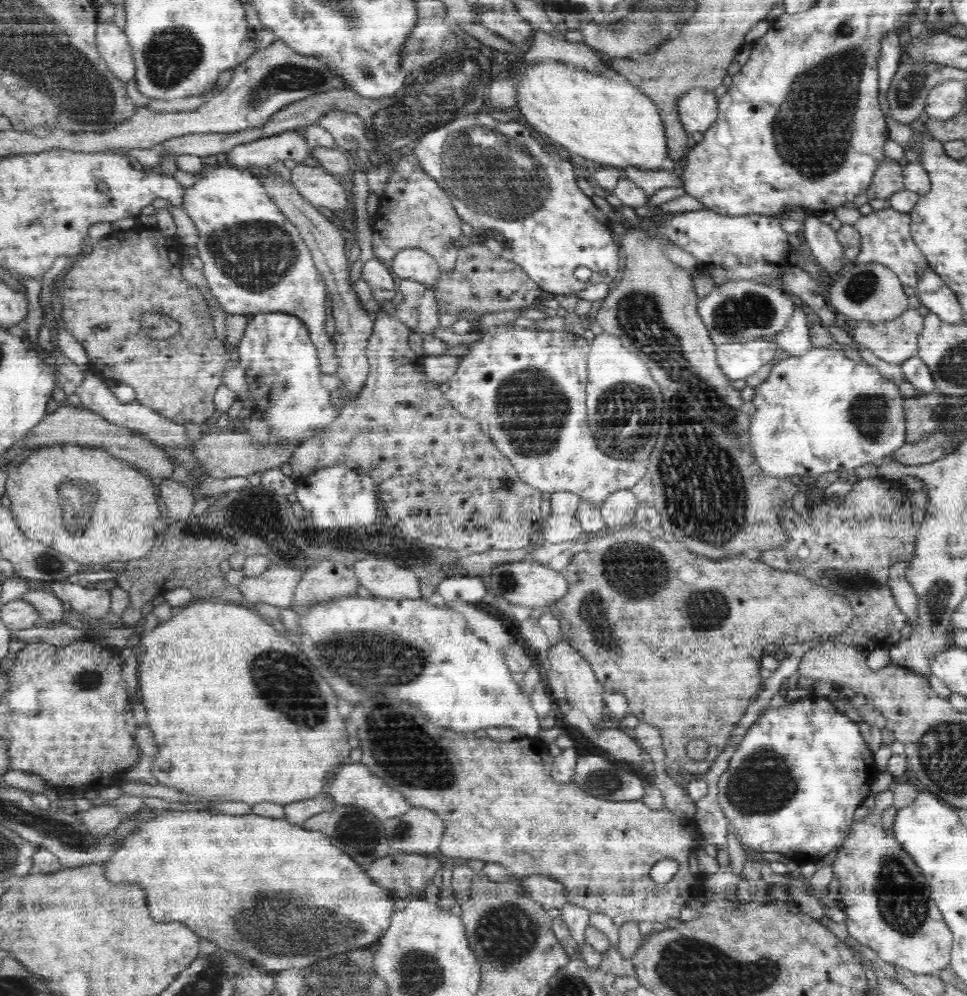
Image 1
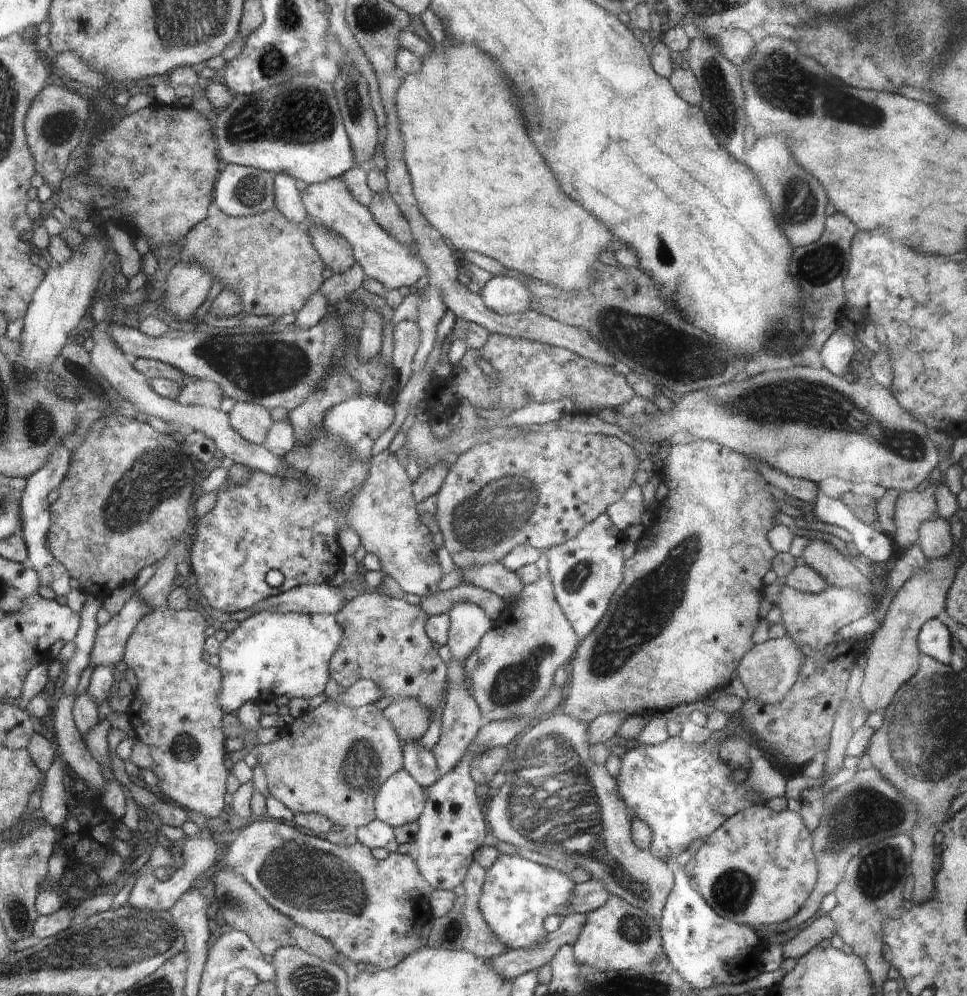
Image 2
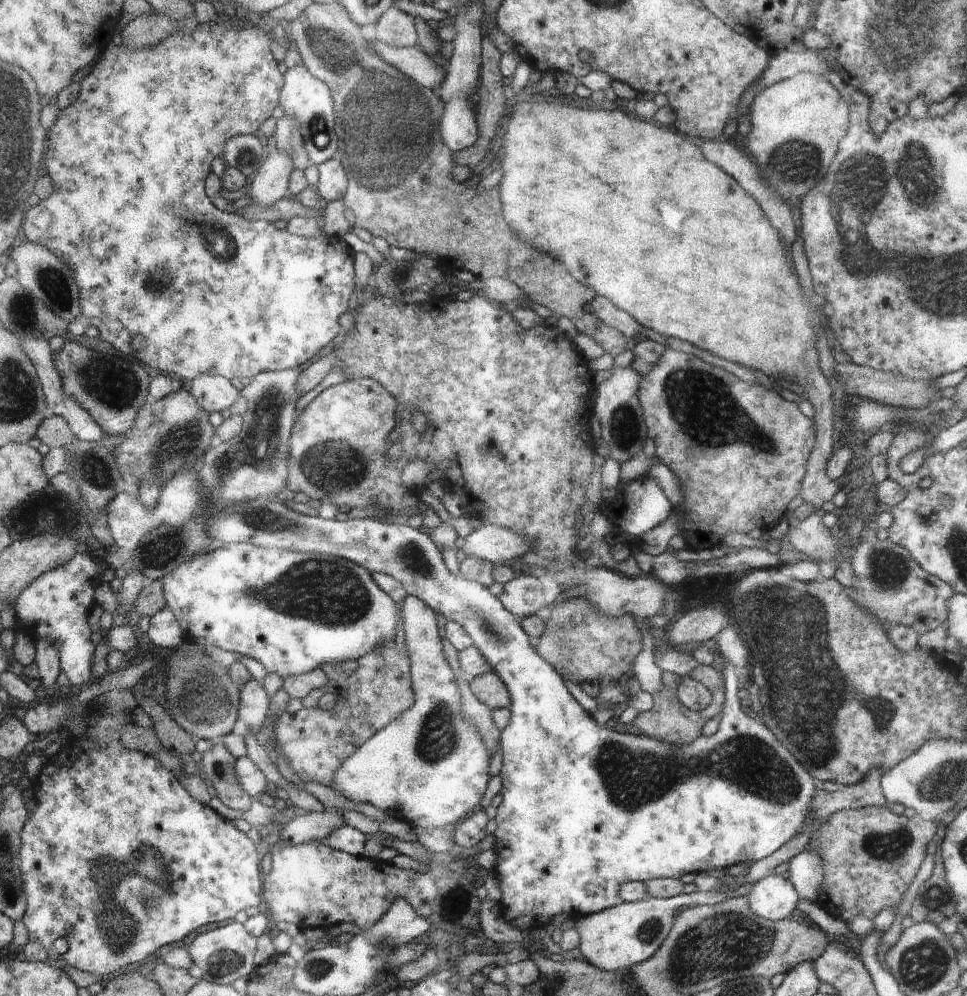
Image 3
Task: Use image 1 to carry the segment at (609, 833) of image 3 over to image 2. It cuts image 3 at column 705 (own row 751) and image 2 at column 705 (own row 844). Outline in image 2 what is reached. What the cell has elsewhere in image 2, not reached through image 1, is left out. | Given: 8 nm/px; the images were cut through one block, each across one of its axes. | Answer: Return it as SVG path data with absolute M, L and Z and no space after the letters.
M679 736L668 737L664 744L658 746L642 745L638 743L628 745L628 752L621 758L621 769L617 780L617 791L625 801L630 815L636 816L646 824L652 832L650 850L652 854L666 860L666 853L678 846L688 846L690 842L710 837L716 829L724 824L742 809L756 804L750 792L744 792L728 778L728 766L724 761L718 762L712 758L712 752L704 748L704 744L687 743Z

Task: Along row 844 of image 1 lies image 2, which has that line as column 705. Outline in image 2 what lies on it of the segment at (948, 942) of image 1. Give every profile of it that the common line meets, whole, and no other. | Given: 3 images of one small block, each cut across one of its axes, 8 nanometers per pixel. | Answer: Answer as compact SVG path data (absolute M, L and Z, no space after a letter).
M756 803L742 809L706 838L693 859L695 881L698 890L716 912L725 919L748 927L758 928L770 924L786 923L808 901L818 882L811 832L805 827L800 813L794 811L776 812L766 804Z

